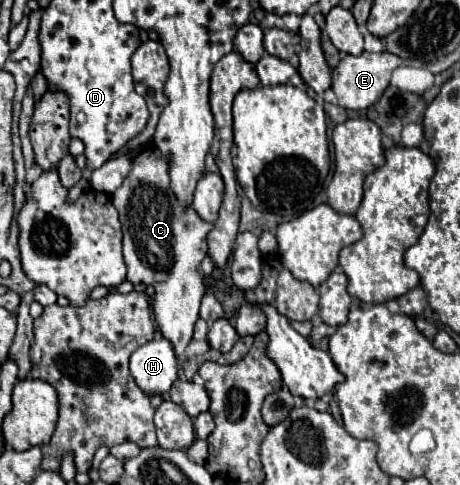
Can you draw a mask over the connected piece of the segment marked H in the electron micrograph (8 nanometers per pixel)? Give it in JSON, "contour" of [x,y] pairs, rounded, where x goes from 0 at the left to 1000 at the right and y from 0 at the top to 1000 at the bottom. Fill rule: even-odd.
{"contour":[[[346,693],[285,730],[285,771],[320,812],[354,812],[385,784],[385,734],[376,709]]]}

